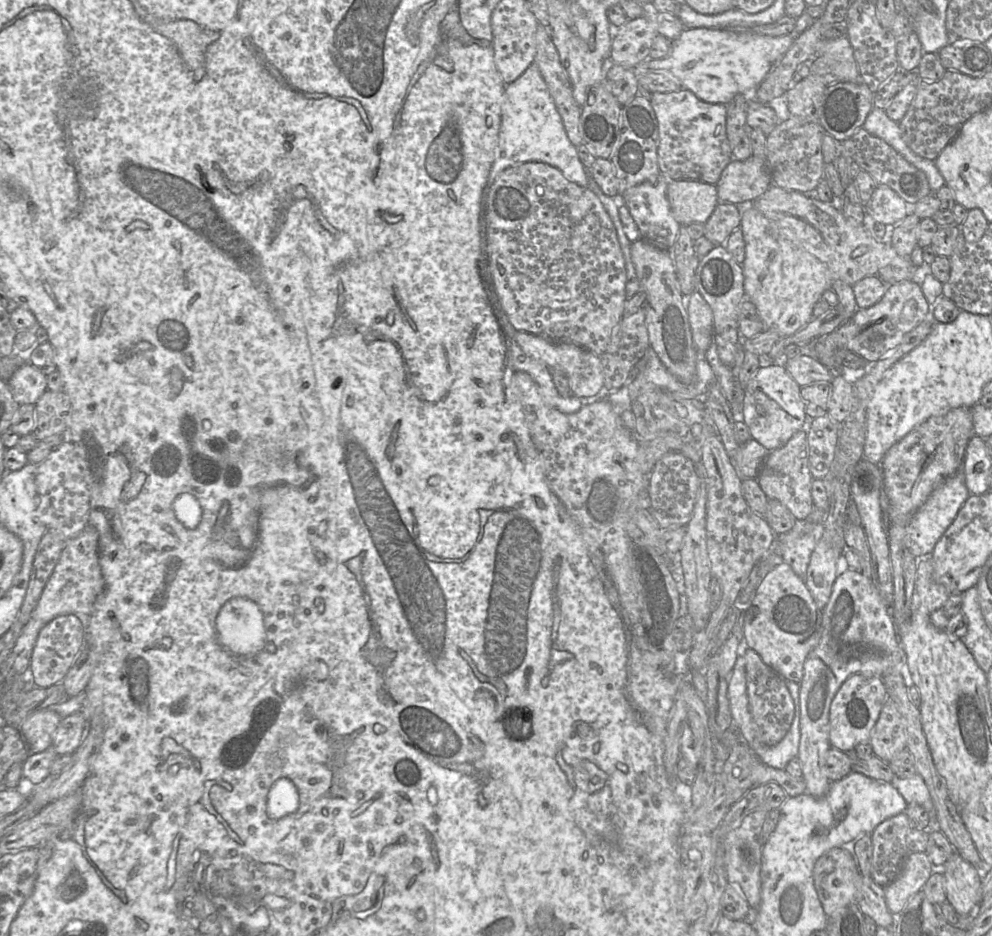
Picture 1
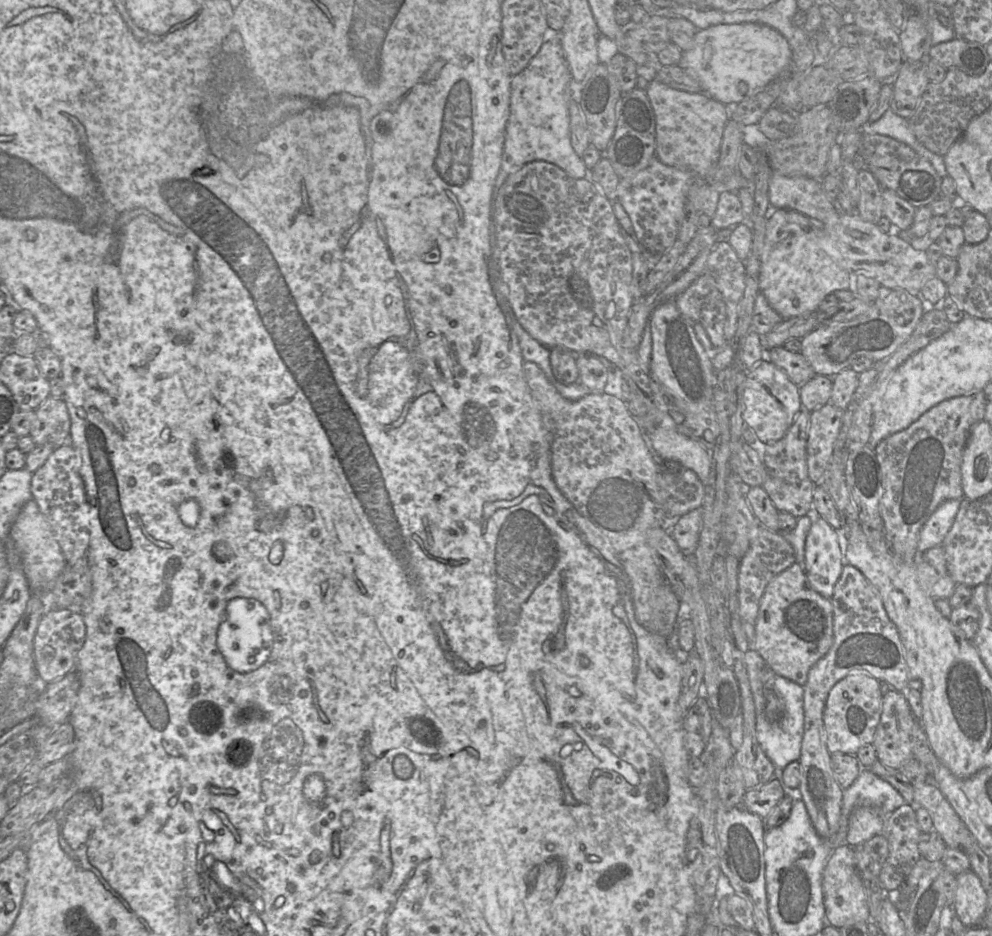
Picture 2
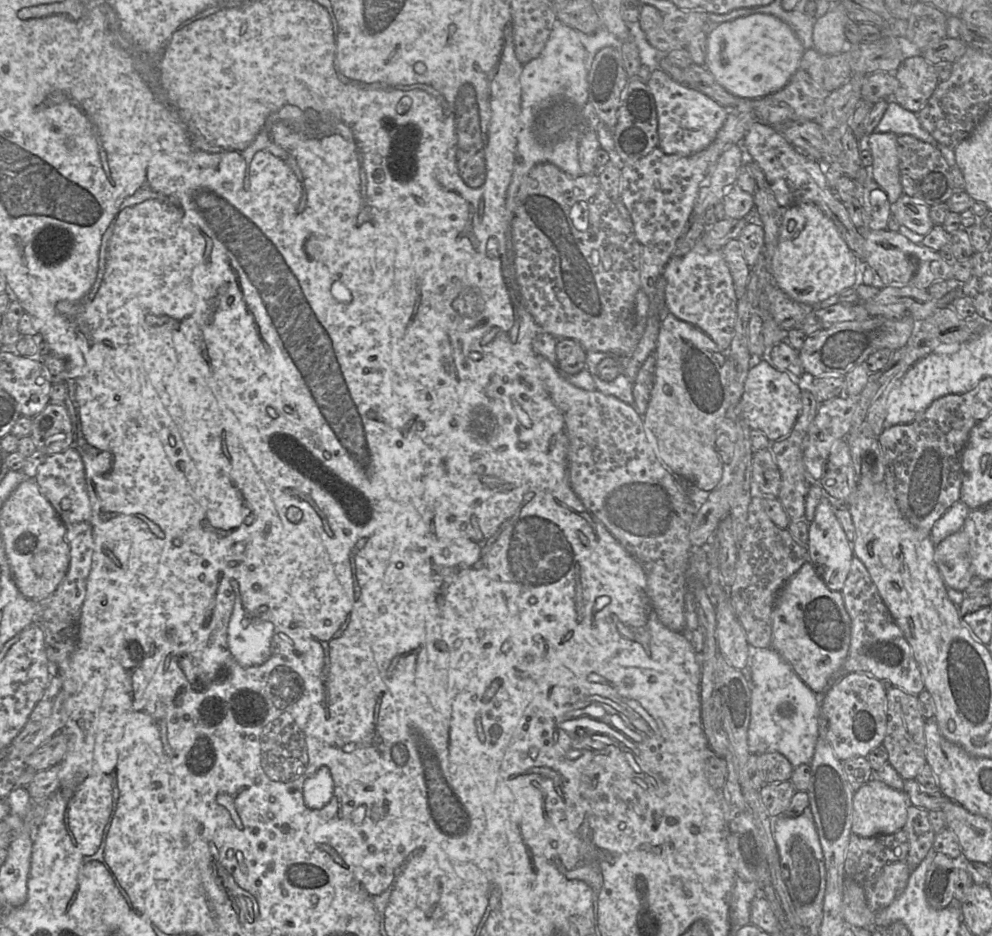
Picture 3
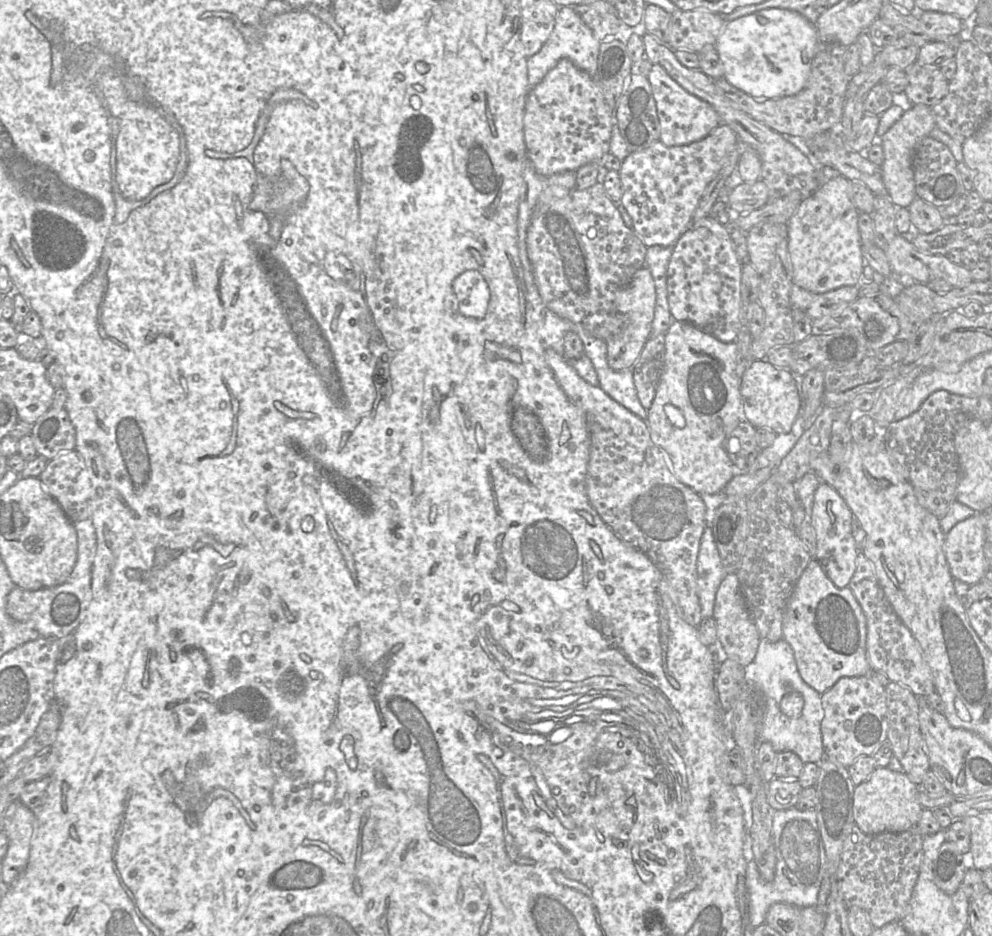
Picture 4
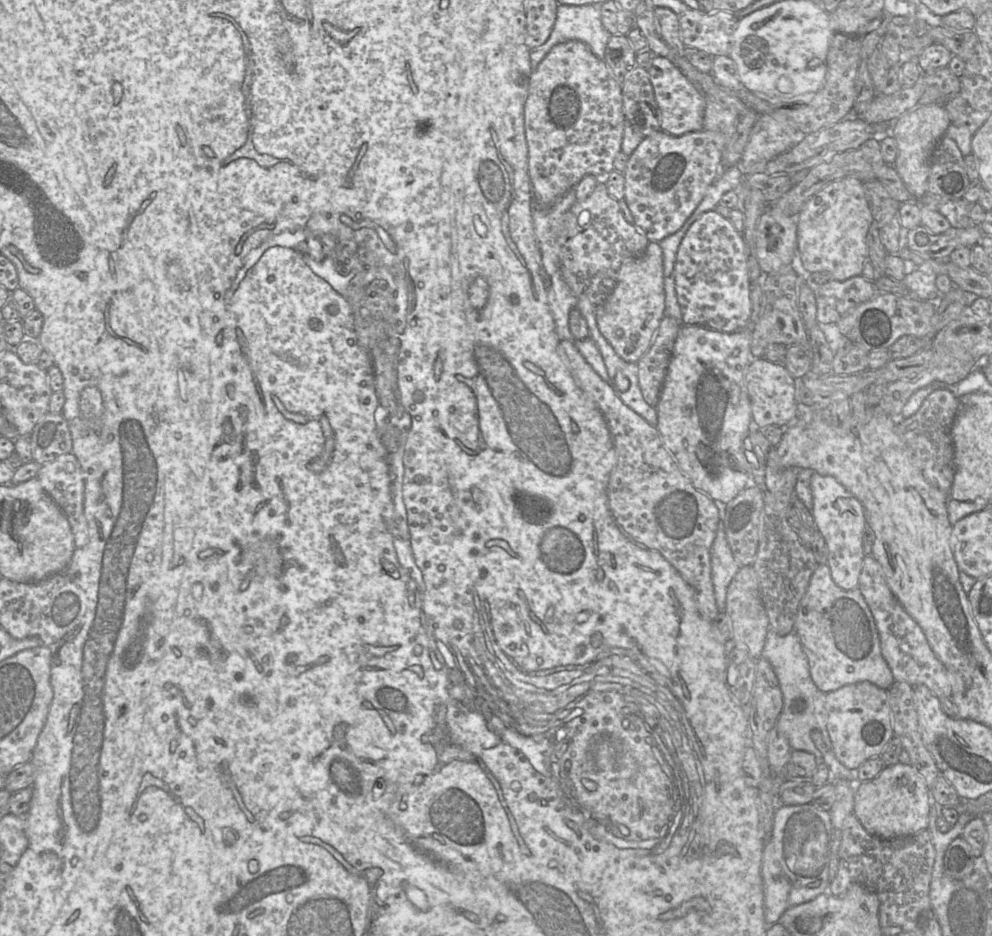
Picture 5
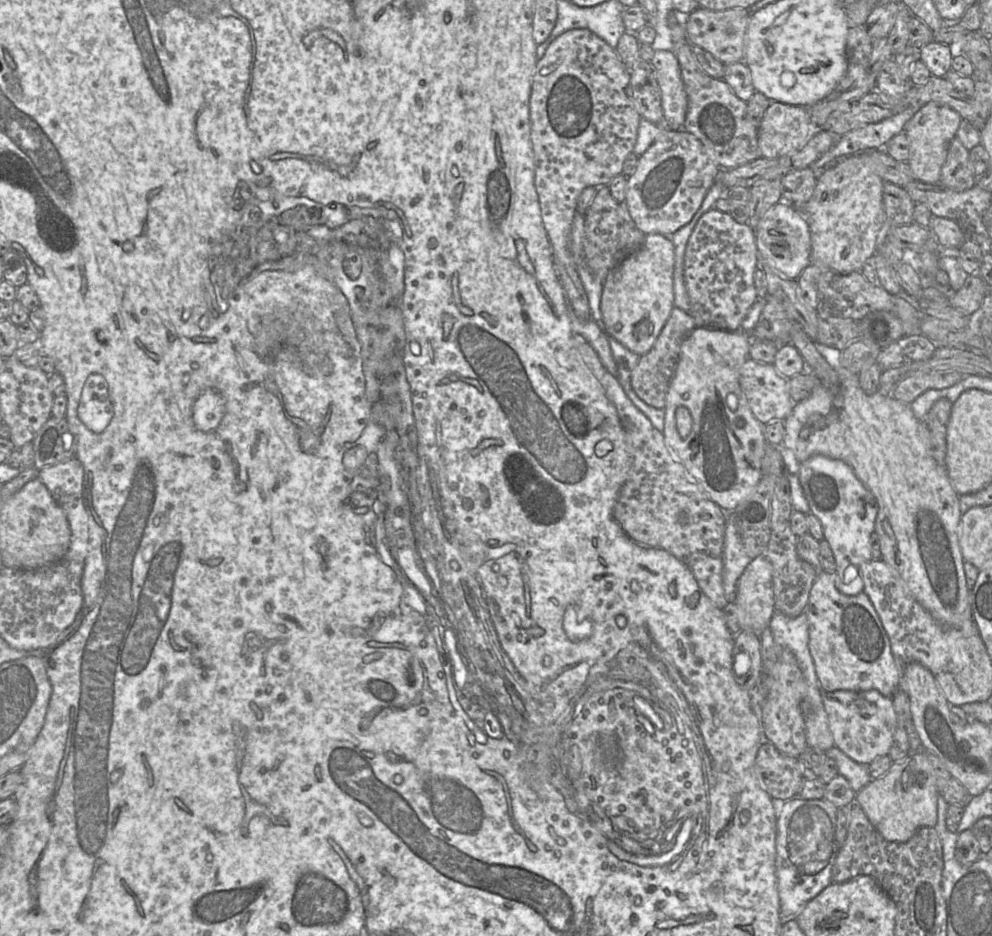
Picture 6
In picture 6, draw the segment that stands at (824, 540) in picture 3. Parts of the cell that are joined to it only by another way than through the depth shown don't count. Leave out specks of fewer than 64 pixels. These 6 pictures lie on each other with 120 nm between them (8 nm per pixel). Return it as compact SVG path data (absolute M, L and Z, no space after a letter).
M814 455L798 464L798 475L810 513L820 521L824 539L833 552L837 588L846 596L855 596L863 591L863 571L872 560L870 536L875 529L877 501L857 478L853 469L841 460Z

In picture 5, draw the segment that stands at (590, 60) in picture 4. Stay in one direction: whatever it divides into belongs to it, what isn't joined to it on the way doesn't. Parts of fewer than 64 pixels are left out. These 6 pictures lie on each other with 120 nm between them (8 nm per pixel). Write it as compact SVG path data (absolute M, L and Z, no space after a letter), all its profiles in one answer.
M559 4L550 37L543 45L530 52L532 72L556 44L570 40L579 40L587 44L593 54L603 60L611 34L601 22L600 5Z

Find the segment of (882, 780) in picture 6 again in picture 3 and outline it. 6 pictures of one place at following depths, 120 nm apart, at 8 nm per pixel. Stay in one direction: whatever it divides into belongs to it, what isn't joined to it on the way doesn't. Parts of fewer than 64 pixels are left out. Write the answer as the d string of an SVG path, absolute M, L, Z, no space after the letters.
M870 779L854 792L851 831L860 837L895 833L904 827L910 805L909 797L903 790L896 790L880 780Z

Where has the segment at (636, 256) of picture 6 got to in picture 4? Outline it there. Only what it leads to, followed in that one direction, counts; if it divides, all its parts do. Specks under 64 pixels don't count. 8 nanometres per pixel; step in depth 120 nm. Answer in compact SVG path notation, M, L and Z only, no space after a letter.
M645 266L635 272L627 286L621 289L615 299L617 311L622 314L622 329L607 338L607 363L612 370L632 369L646 342L651 336L656 304L656 290L653 277Z

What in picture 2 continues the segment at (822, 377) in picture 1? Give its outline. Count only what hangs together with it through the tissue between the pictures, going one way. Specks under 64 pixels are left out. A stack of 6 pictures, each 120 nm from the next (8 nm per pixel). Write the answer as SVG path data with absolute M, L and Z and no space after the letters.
M784 346L773 348L770 353L771 361L799 386L805 384L816 375L802 353L790 352Z

